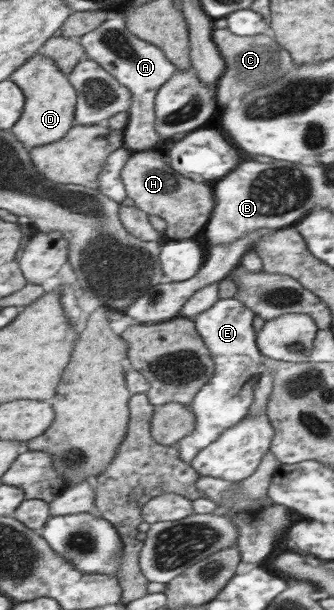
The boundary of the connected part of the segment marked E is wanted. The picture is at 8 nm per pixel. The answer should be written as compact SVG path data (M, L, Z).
M233 297L219 299L209 310L195 317L198 333L206 341L213 356L215 372L195 397L195 434L187 436L177 446L181 460L193 463L195 457L209 444L217 441L232 426L248 416L250 404L254 399L254 388L258 378L264 373L265 357L257 352L255 330L253 330L253 312L245 303L233 300Z

